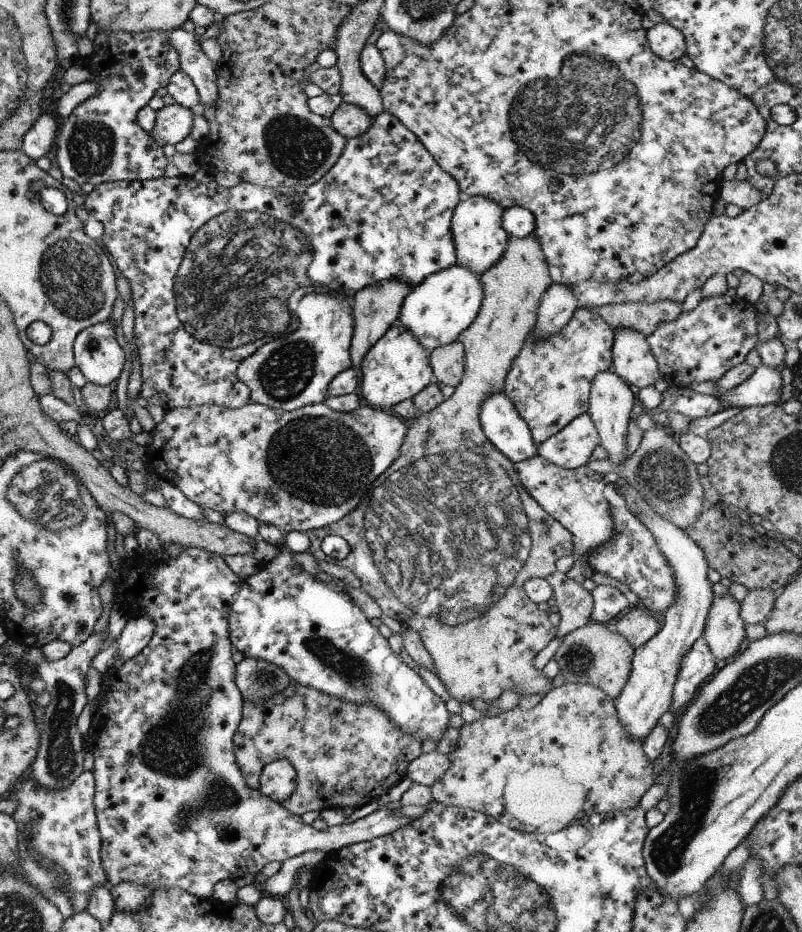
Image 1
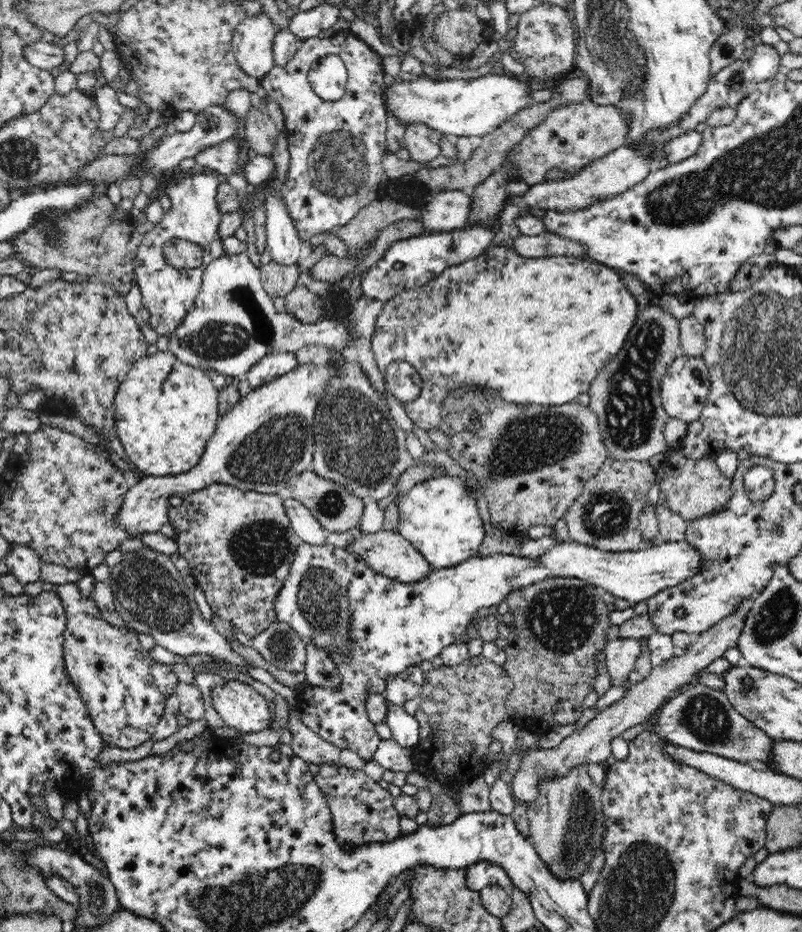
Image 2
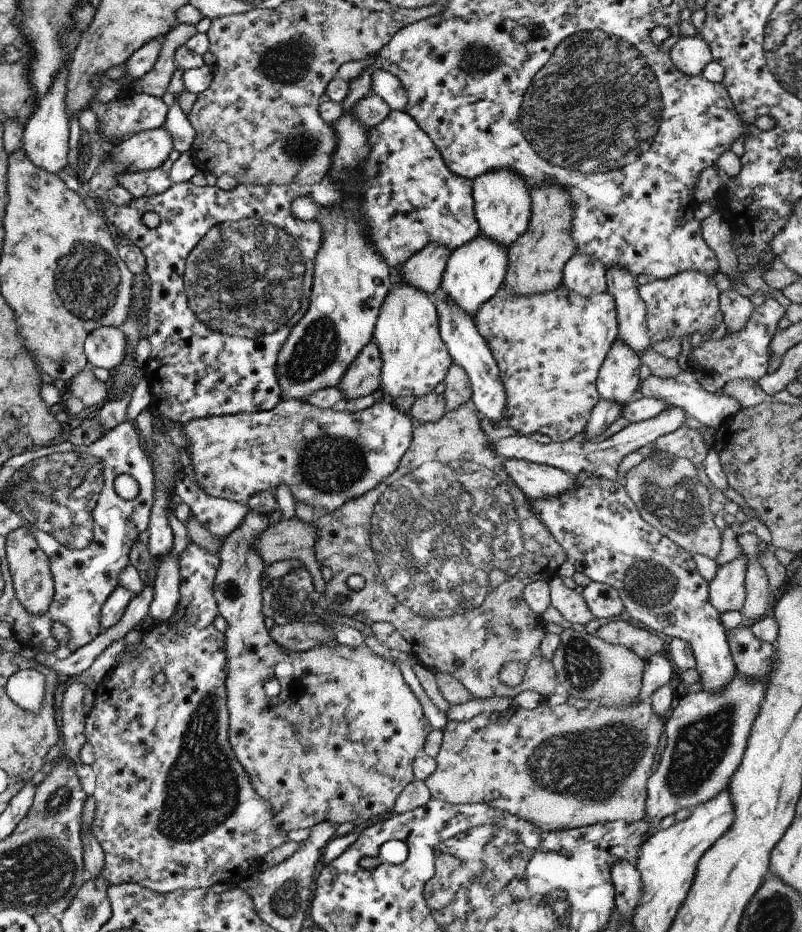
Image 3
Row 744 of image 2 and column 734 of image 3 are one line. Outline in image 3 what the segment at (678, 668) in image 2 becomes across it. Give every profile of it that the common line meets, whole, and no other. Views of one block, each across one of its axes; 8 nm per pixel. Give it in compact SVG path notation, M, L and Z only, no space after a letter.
M741 554L716 568L713 580L708 583L708 602L717 613L741 611L745 599L746 566L746 557Z

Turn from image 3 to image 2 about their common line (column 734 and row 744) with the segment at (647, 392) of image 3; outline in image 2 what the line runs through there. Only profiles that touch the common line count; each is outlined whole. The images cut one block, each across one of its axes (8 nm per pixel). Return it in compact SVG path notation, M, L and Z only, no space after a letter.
M386 700L386 709L388 712L386 712L385 722L391 730L391 738L406 749L414 748L420 730L416 717L406 712L403 706L396 706L388 700Z

